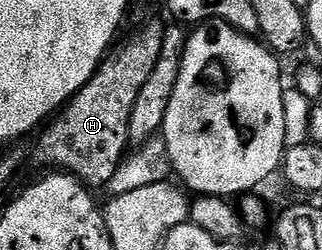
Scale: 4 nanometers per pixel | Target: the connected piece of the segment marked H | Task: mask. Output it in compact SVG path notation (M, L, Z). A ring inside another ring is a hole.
M148 22L120 47L117 45L92 73L90 81L47 123L40 147L34 150L35 157L37 154L48 168L79 178L89 188L107 187L129 149L130 112L134 112L134 100L138 100L138 92L142 92L162 56L164 31L163 25Z

